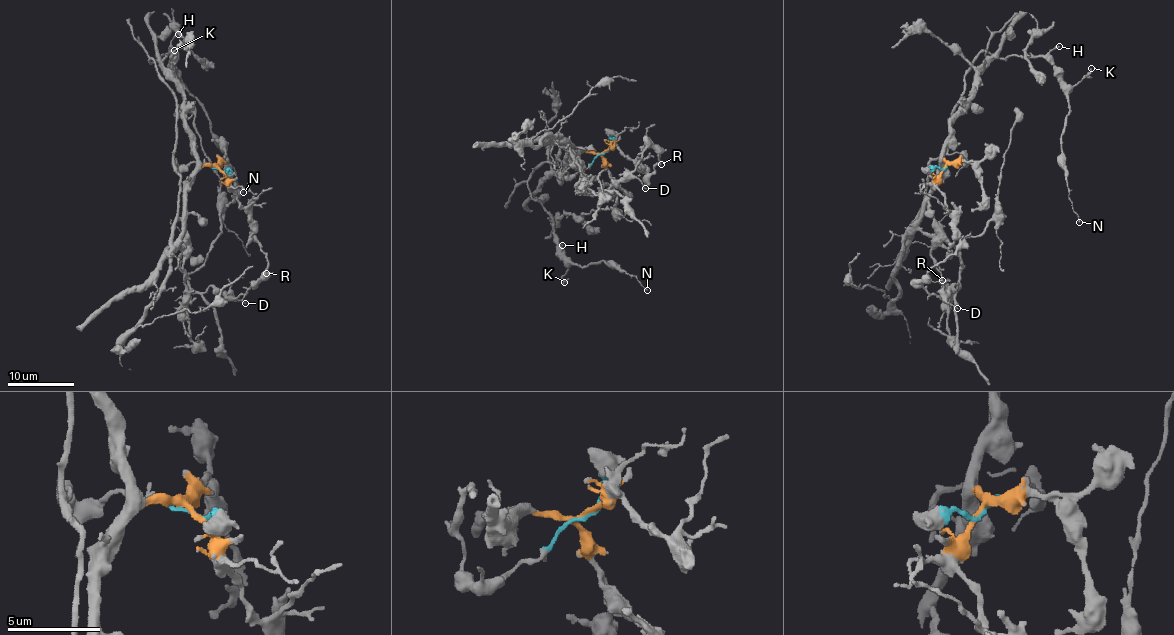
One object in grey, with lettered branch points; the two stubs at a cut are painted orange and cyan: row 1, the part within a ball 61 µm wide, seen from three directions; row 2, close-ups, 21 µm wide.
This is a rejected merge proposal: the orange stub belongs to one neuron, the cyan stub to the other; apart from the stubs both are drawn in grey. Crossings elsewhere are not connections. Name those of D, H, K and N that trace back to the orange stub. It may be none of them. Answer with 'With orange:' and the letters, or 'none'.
With orange: none

